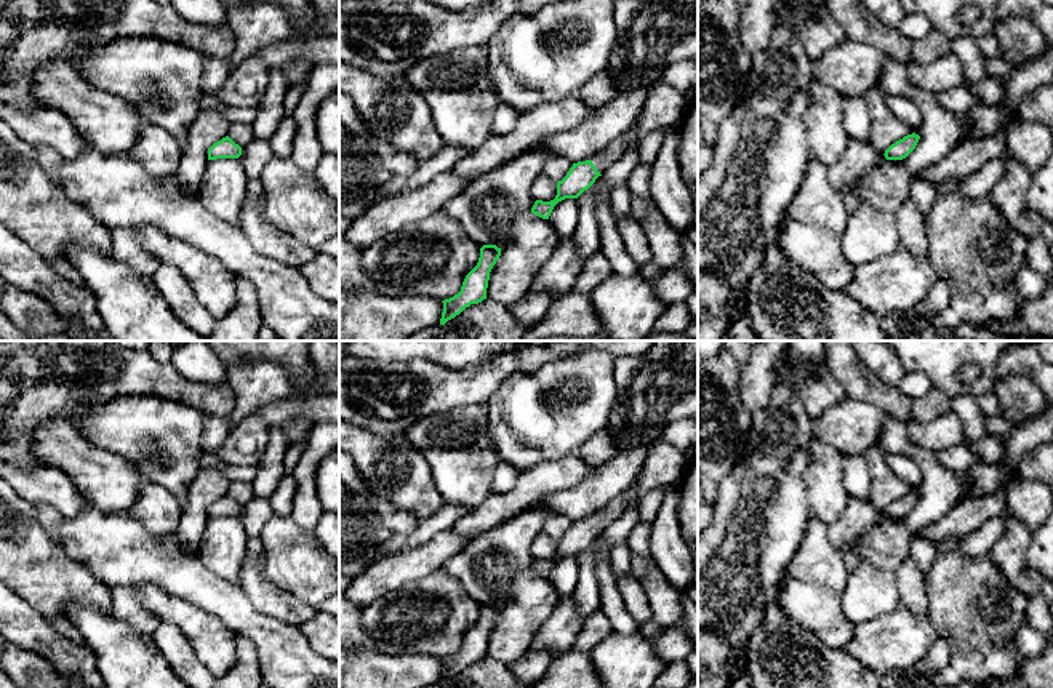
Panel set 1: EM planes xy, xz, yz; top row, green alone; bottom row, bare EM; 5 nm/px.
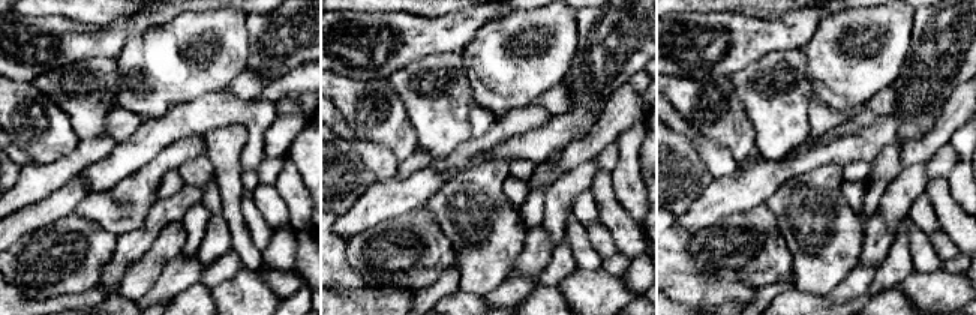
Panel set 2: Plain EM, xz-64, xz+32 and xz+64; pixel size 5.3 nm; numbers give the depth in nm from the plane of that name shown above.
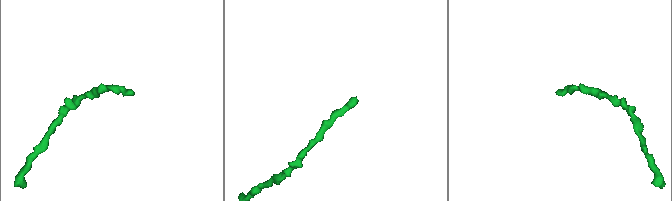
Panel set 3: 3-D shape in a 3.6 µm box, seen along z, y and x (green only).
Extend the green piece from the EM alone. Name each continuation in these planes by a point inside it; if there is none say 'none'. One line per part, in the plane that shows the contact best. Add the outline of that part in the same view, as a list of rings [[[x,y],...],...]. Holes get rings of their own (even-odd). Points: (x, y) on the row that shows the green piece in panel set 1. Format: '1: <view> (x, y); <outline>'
1: xz (664, 106); [[[669,83],[651,85],[637,120],[626,134],[611,141],[602,152],[589,158],[597,171],[603,174],[627,150],[637,150],[640,141],[656,128],[677,126],[690,106],[685,93]]]

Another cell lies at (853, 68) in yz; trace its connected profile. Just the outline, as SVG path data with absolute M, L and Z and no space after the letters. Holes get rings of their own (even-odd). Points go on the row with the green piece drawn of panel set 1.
M847 38L811 62L813 80L843 98L864 98L869 90L880 90L882 69L888 59L879 48Z

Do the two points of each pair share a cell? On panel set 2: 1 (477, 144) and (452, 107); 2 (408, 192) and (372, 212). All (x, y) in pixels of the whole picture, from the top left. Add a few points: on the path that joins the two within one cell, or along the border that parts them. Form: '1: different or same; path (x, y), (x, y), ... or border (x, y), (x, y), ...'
1: different; border (471, 137), (441, 158)
2: same; path (399, 195), (386, 198), (381, 203)

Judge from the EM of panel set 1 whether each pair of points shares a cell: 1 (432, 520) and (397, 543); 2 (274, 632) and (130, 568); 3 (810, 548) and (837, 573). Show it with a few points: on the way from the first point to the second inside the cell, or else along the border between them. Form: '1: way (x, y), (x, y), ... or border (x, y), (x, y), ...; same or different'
1: way (424, 528), (415, 538), (405, 540); same
2: way (239, 613), (224, 599), (183, 573), (165, 568); same
3: way (816, 554), (831, 568); same

